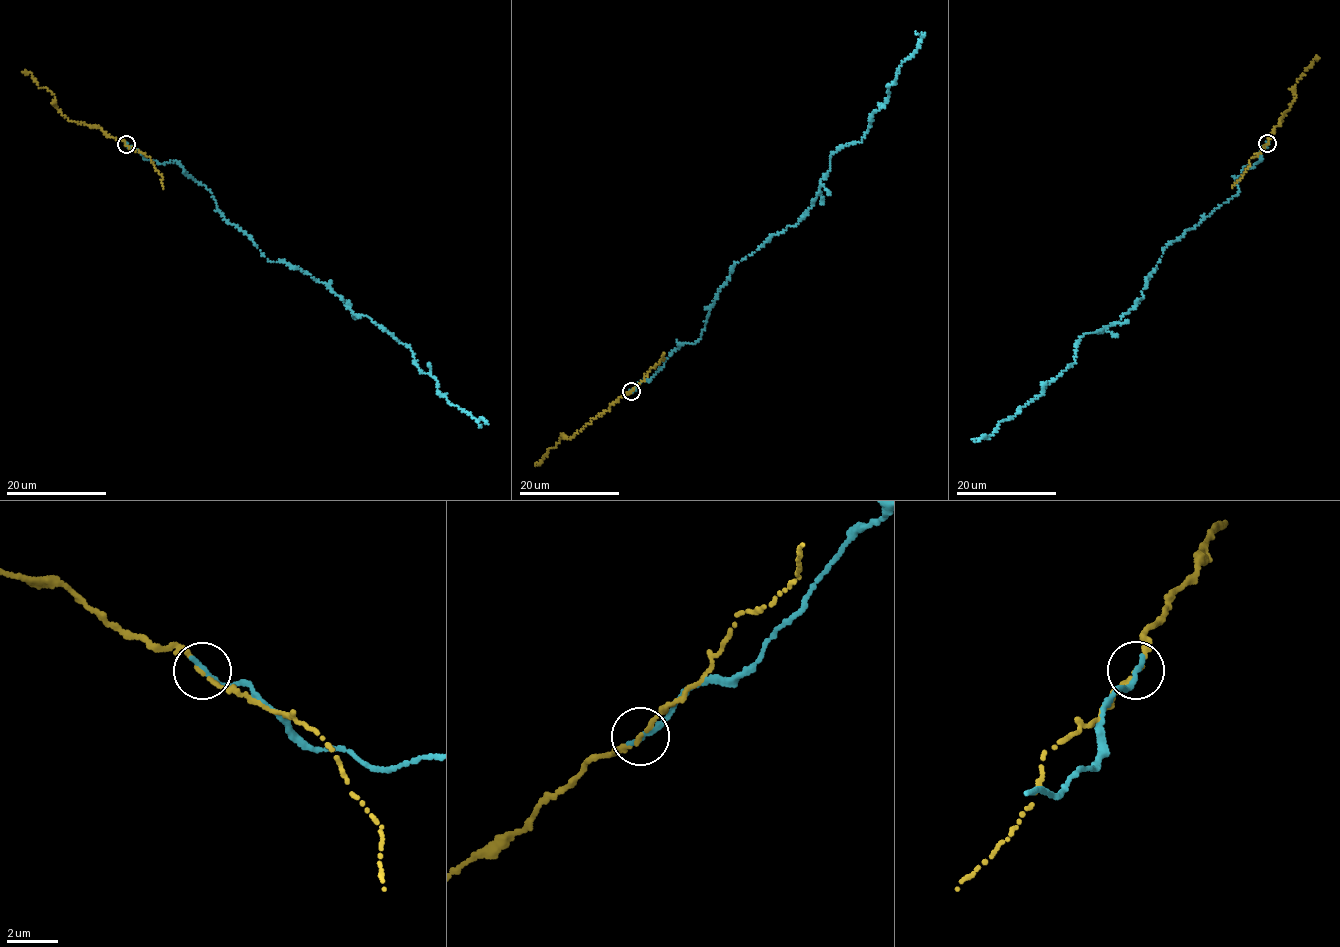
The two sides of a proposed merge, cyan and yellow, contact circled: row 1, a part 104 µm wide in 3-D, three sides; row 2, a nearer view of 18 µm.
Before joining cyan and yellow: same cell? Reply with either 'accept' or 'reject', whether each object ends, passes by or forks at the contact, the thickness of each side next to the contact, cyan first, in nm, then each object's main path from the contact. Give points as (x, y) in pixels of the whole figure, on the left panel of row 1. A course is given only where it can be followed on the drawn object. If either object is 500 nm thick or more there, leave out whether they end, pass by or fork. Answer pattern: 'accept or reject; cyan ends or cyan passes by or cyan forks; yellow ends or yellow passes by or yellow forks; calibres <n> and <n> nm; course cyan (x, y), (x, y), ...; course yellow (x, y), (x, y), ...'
accept; cyan ends; yellow passes by; calibres 280 and 150 nm; course cyan (127, 145), (149, 160), (176, 162), (270, 261), (308, 272), (409, 347), (439, 392), (485, 420), (480, 426); course yellow (126, 145), (98, 127), (68, 120), (55, 107), (51, 92), (38, 85), (30, 73), (23, 71)

